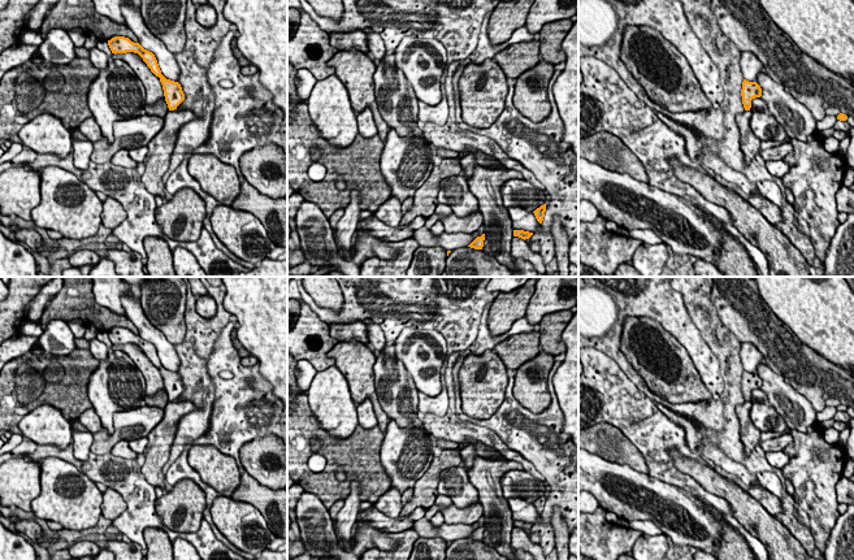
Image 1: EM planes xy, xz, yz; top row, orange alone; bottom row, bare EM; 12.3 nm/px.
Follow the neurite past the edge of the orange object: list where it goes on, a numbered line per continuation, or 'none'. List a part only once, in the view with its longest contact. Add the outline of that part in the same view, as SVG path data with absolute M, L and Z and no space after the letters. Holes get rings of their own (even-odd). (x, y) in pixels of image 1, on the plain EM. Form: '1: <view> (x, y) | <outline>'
1: yz (757, 394) | M755 388L751 391L753 403L763 400L768 403L767 394L762 391L762 388Z

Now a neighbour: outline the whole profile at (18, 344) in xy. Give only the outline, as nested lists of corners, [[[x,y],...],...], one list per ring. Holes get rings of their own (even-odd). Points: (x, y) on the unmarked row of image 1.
[[[19,329],[5,339],[0,344],[0,372],[6,363],[27,355],[36,342],[38,337],[23,335]]]

